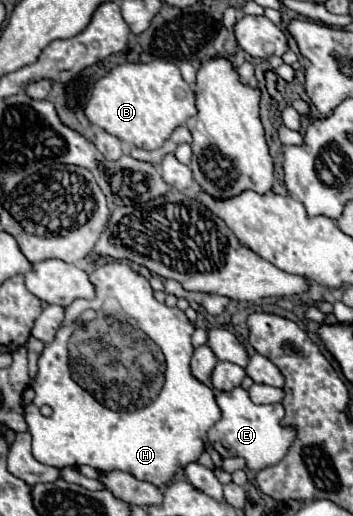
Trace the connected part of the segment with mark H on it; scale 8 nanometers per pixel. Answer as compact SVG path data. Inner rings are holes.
M109 261L95 269L89 279L95 283L97 297L91 301L79 299L65 309L65 321L57 331L53 343L45 345L39 357L37 379L31 383L35 399L25 407L25 419L29 433L33 435L33 457L39 463L53 467L79 467L91 465L101 473L125 471L141 481L149 481L157 487L167 485L177 471L197 461L207 445L207 431L221 419L221 409L215 403L213 391L191 375L189 359L193 355L191 335L195 327L187 321L185 313L177 307L167 307L153 297L149 281L137 275L129 263ZM87 309L103 311L135 329L141 329L153 339L165 355L165 385L159 397L133 413L111 411L97 403L85 389L81 389L69 371L67 341L73 331L83 325L81 313ZM41 405L53 409L51 417L39 413Z

